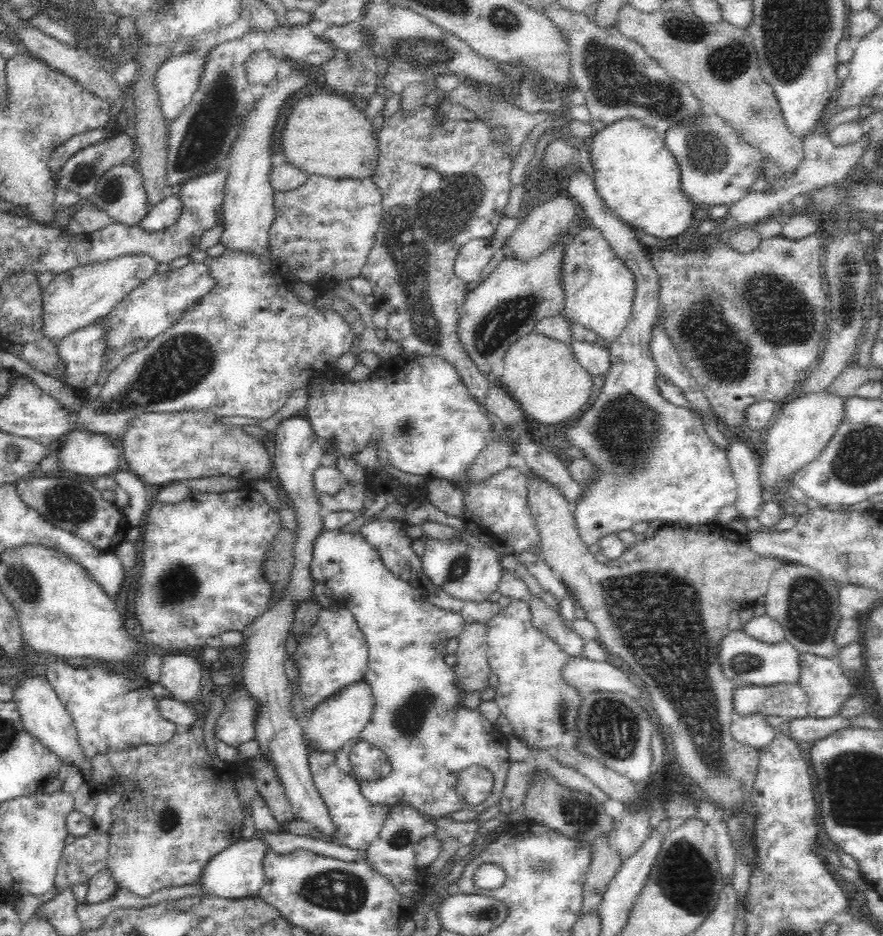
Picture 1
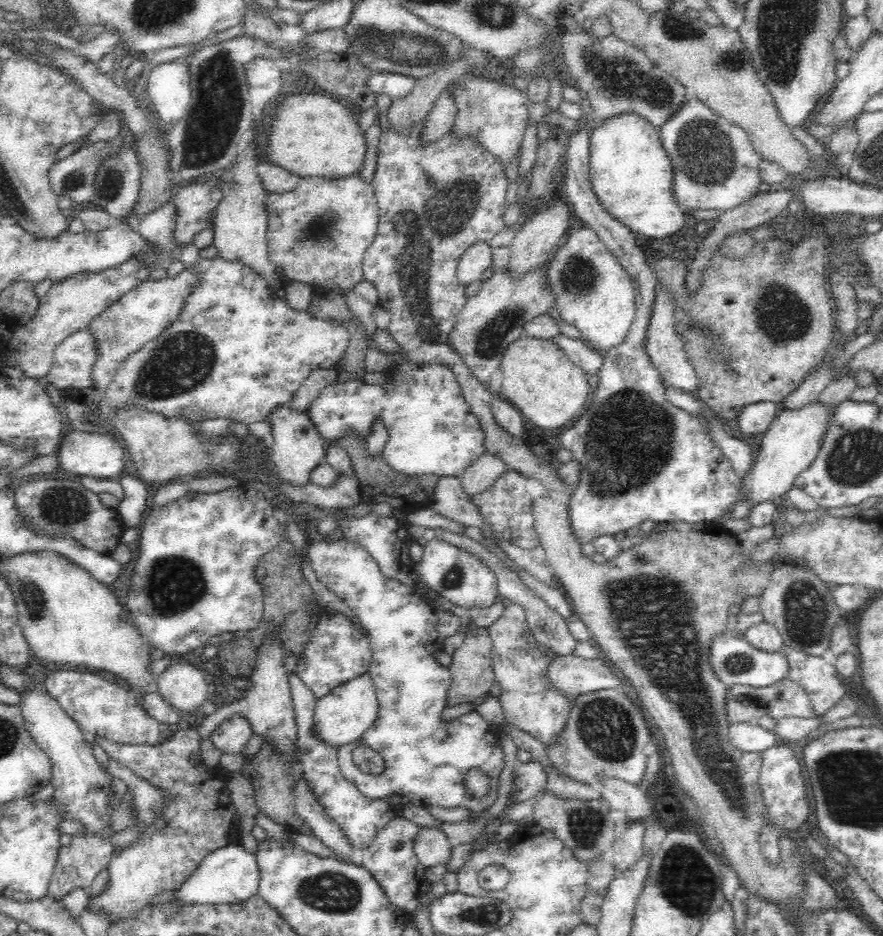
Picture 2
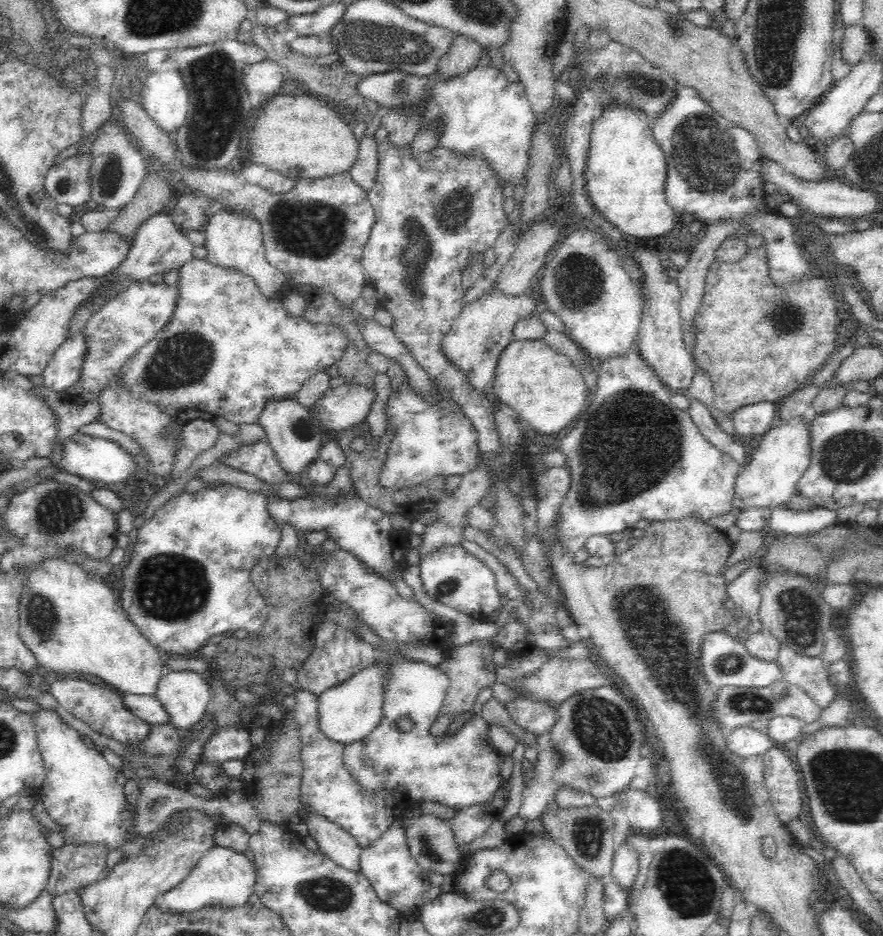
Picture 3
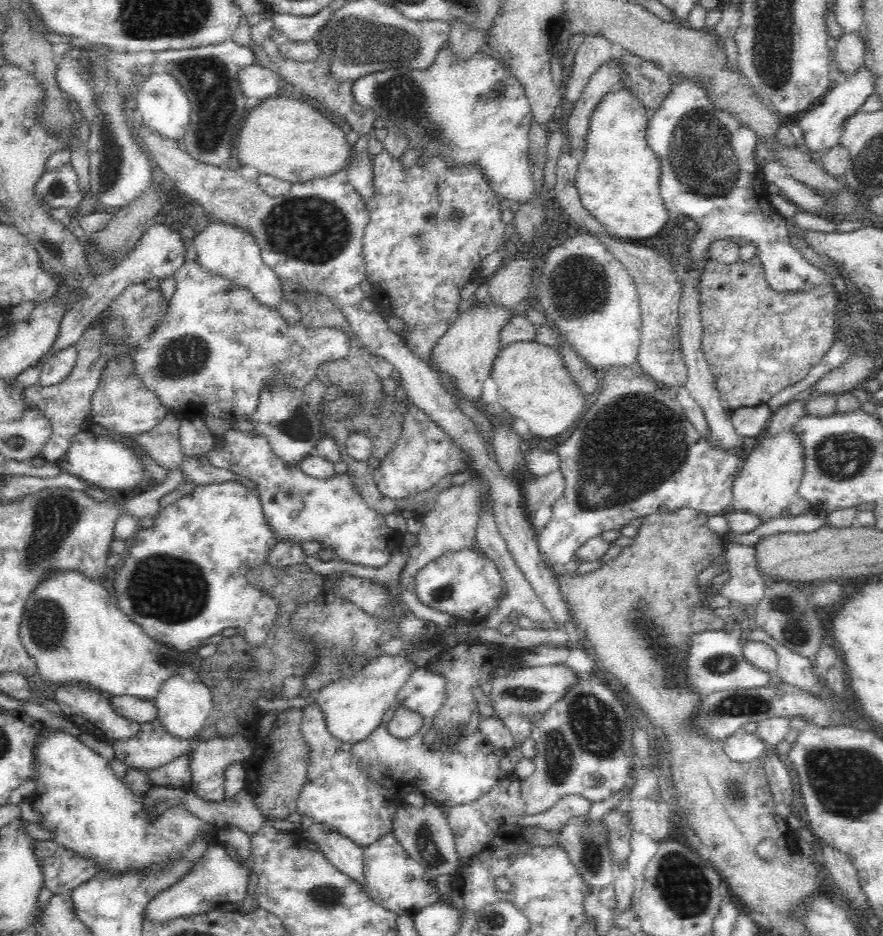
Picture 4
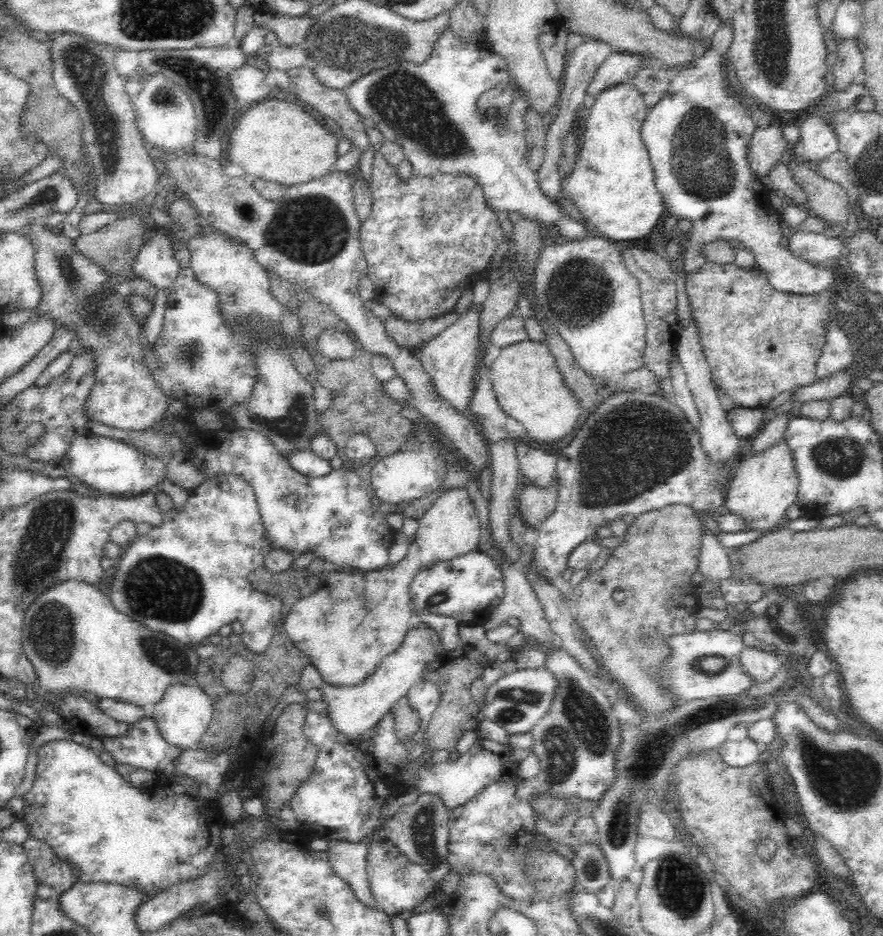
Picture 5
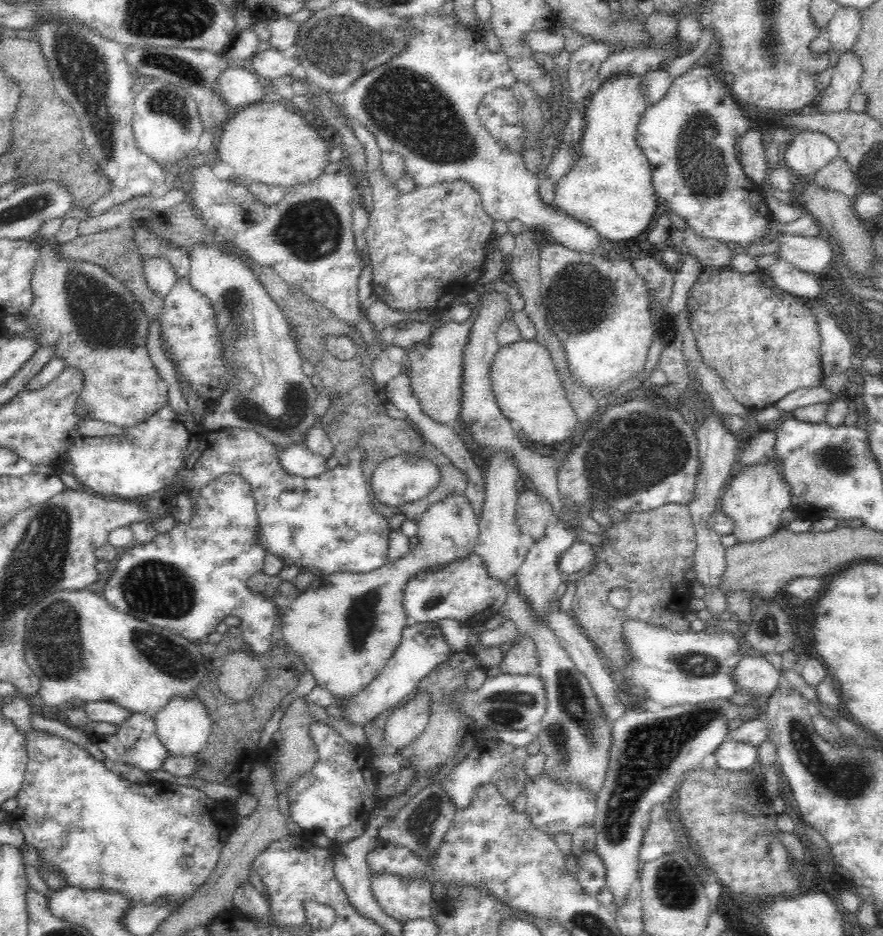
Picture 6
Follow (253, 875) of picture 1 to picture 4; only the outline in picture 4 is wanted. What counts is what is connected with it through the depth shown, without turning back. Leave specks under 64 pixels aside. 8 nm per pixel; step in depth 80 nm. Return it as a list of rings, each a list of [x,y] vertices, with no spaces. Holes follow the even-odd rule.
[[[213,843],[198,859],[189,874],[182,876],[180,882],[158,894],[154,900],[150,900],[144,912],[144,920],[173,919],[194,913],[205,913],[214,907],[239,909],[248,898],[248,884],[250,884],[250,868],[246,860],[240,858],[238,861],[236,857],[228,854],[225,847]]]

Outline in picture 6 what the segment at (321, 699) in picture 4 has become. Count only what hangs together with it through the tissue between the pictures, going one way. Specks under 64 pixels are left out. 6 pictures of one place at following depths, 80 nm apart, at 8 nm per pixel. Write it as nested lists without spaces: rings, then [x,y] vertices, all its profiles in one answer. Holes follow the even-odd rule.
[[[435,621],[410,623],[402,630],[402,640],[394,654],[386,661],[378,676],[366,685],[366,688],[354,694],[344,693],[344,696],[335,696],[342,710],[342,718],[339,719],[350,726],[366,727],[379,715],[392,711],[402,698],[411,696],[418,689],[419,683],[436,665],[445,661],[450,652],[450,647],[446,644]]]

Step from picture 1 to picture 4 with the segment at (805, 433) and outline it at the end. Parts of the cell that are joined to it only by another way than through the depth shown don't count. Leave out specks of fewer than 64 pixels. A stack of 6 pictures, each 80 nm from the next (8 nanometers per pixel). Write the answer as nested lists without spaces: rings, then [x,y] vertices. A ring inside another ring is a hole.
[[[794,428],[782,429],[768,436],[763,435],[750,446],[748,453],[747,458],[742,461],[732,486],[731,510],[748,511],[762,515],[762,523],[764,523],[770,517],[786,512],[790,504],[798,497],[797,492],[805,471],[804,443],[802,443],[800,430],[794,431]]]

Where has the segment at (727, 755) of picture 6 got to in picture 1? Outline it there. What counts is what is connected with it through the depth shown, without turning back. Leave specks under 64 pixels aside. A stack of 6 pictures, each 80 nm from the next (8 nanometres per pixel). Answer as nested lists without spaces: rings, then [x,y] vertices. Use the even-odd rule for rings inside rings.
[[[762,714],[734,715],[731,723],[734,739],[754,748],[768,744],[778,731],[770,726],[767,716]]]

